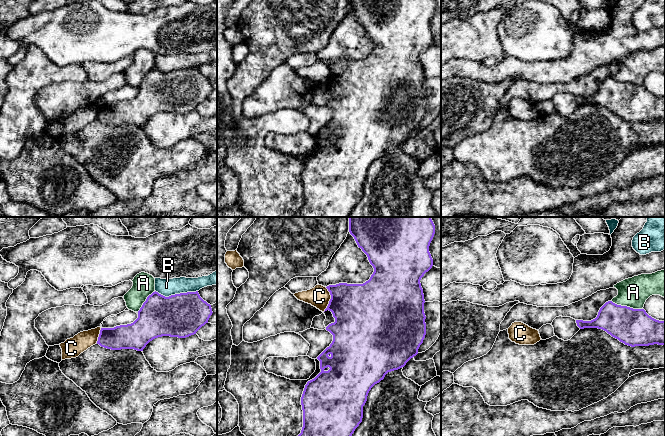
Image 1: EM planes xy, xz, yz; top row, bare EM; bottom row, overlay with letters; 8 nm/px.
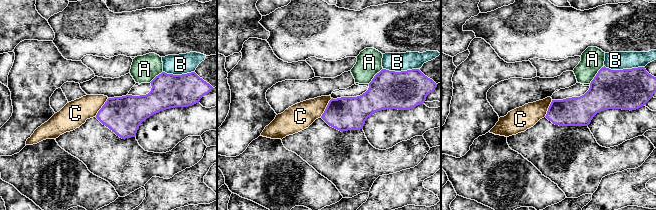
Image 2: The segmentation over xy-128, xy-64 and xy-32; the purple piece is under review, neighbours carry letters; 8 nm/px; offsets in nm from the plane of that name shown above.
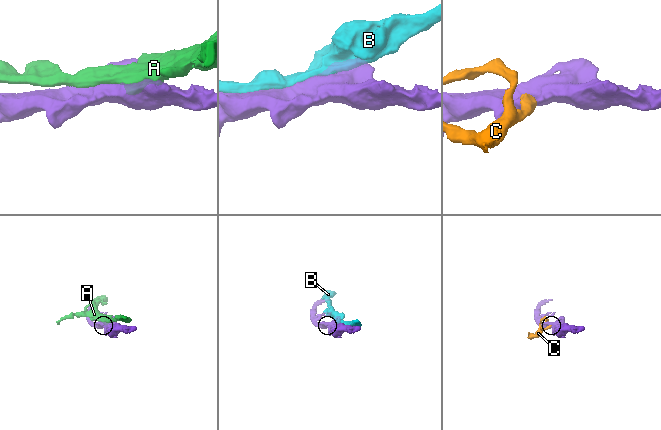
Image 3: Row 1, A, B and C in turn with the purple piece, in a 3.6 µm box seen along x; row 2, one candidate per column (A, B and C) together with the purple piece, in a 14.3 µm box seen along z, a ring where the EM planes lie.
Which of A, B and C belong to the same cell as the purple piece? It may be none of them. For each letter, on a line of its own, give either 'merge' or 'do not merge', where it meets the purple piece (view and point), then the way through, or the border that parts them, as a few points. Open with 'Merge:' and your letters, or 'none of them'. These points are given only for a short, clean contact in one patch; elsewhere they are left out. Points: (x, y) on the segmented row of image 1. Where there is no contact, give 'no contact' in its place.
Merge: none of them
A: do not merge; contact yz (626, 306)
B: do not merge; contact xy (176, 294)
C: do not merge; contact xz (330, 299); border xz (326, 287), (330, 300), (323, 311)

